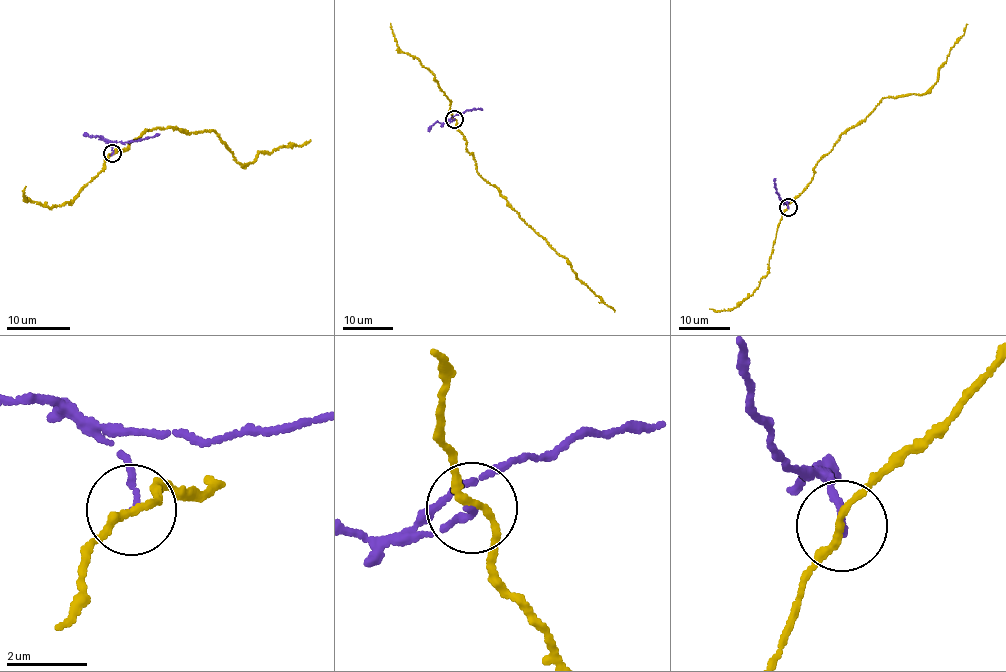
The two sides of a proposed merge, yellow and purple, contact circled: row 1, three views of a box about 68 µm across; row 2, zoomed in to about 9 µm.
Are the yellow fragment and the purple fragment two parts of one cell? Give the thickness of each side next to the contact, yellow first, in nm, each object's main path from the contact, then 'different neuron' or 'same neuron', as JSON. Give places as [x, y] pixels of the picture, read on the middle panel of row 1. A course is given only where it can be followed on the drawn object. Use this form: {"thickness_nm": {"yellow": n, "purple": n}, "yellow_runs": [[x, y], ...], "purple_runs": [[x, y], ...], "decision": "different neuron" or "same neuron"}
{"thickness_nm": {"yellow": 160, "purple": 130}, "yellow_runs": [[453, 119], [479, 175], [497, 186], [512, 209], [552, 249], [567, 258], [578, 279], [614, 312]], "purple_runs": [[453, 119], [467, 110], [482, 109]], "decision": "different neuron"}

